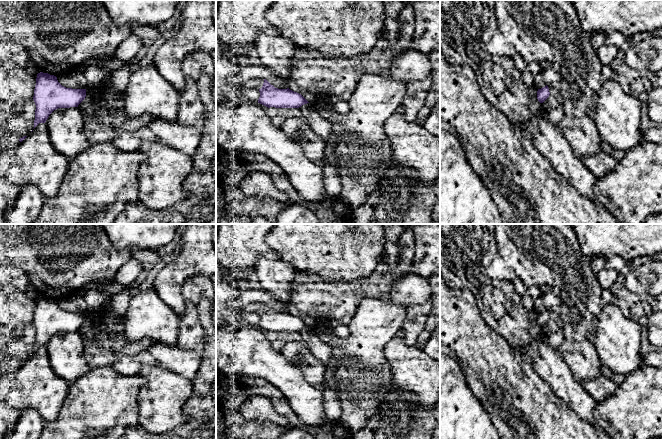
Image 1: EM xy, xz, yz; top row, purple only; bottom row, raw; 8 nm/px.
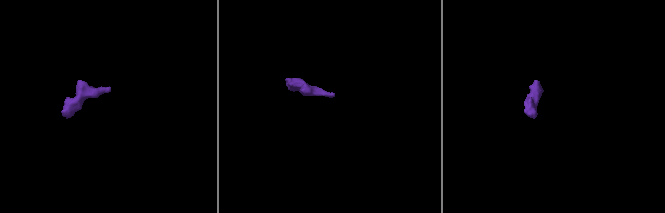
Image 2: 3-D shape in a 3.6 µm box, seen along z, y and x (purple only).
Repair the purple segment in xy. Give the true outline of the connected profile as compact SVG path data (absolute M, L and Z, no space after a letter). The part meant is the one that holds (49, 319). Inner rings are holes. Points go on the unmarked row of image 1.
M38 297L33 320L36 329L34 352L39 347L45 347L54 334L78 331L85 321L86 313L66 312L58 306L56 300Z

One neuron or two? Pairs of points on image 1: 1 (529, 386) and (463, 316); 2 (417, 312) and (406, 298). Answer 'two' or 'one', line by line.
1: one
2: two

